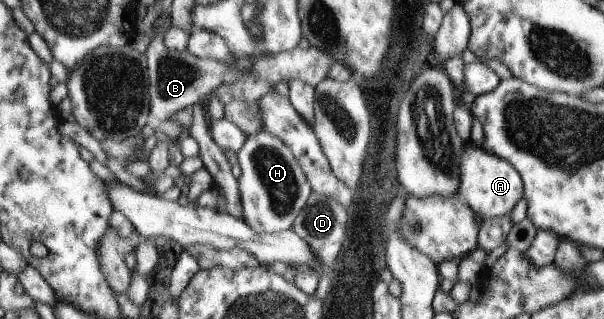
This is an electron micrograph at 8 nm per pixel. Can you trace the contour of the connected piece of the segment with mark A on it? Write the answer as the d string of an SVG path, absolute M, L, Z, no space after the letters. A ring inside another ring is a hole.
M471 141L466 143L463 147L462 187L459 189L459 194L478 215L485 217L486 220L512 213L519 201L524 199L525 191L522 174L511 165L510 161L485 151L485 147L481 144L475 145Z

